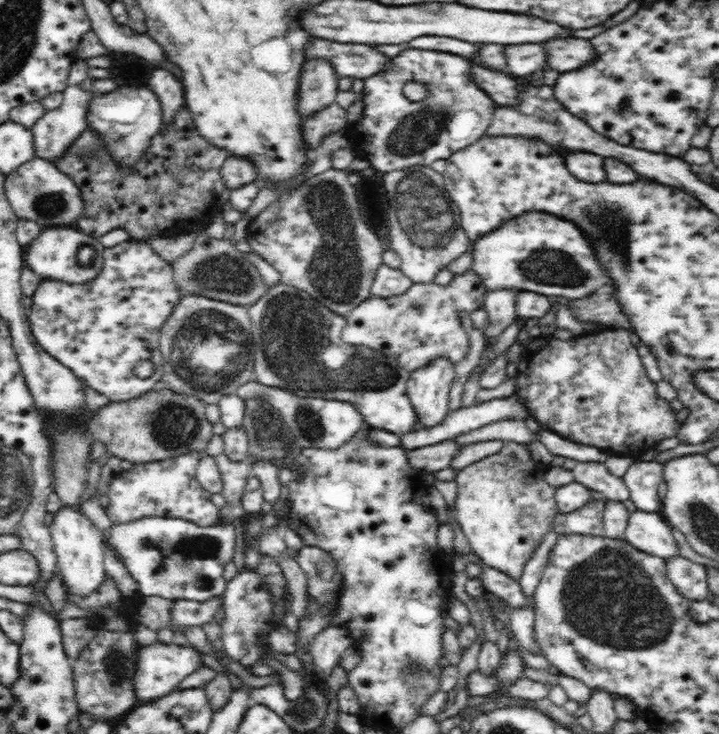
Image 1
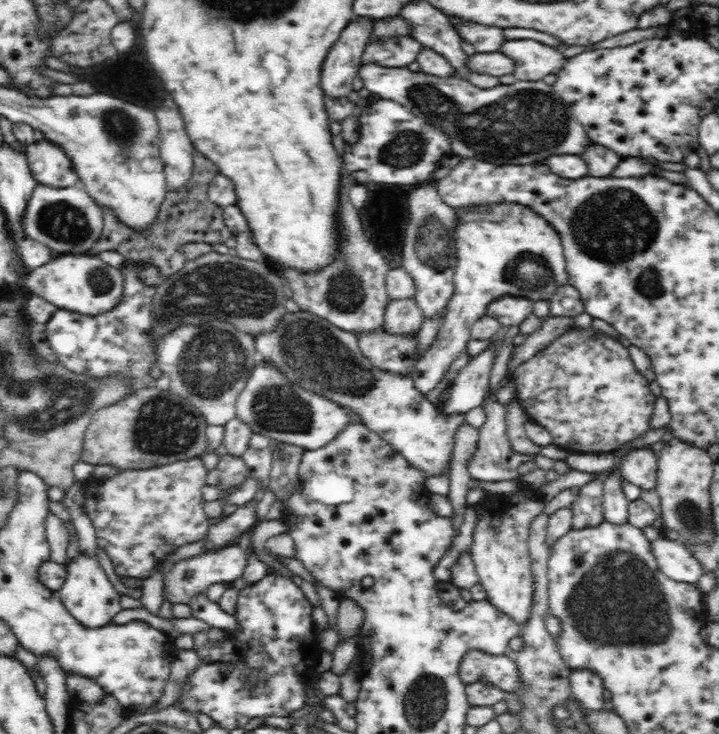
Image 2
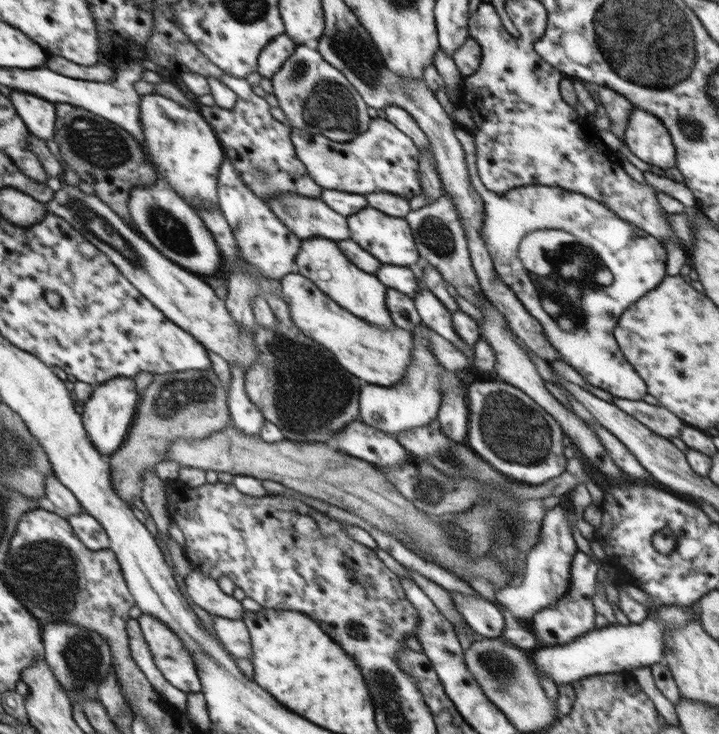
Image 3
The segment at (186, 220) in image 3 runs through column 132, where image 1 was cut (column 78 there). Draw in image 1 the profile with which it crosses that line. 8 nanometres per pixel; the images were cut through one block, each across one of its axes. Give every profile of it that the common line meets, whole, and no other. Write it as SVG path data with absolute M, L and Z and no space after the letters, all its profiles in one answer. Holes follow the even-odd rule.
M34 157L5 176L5 193L17 218L31 220L41 228L73 226L83 218L82 195L75 182L52 162Z

